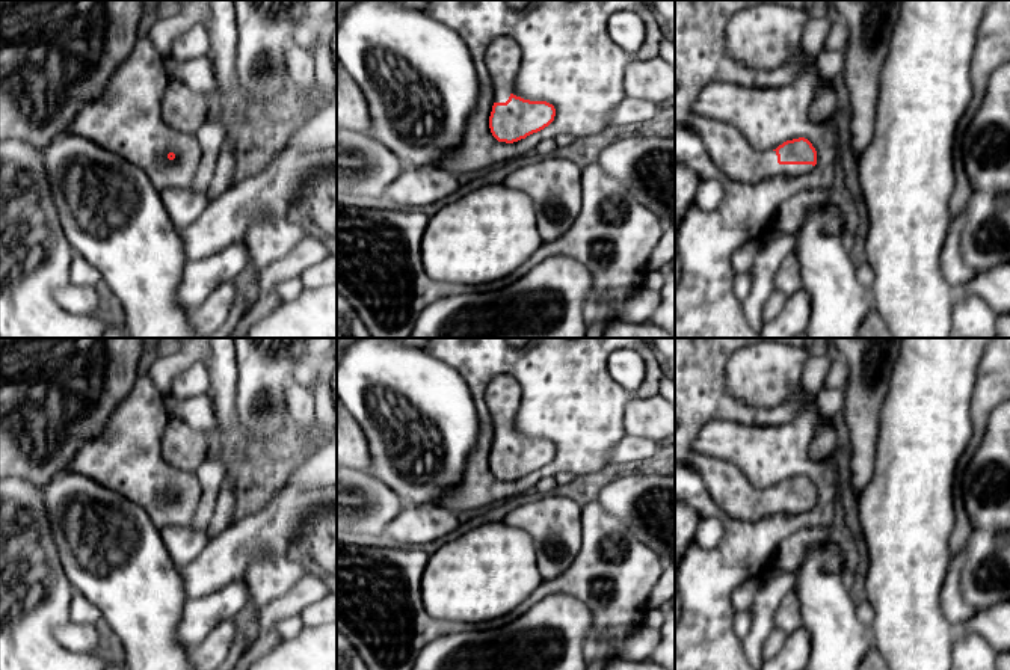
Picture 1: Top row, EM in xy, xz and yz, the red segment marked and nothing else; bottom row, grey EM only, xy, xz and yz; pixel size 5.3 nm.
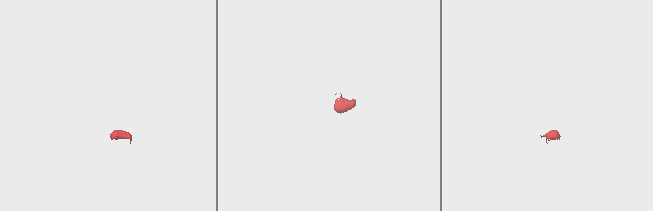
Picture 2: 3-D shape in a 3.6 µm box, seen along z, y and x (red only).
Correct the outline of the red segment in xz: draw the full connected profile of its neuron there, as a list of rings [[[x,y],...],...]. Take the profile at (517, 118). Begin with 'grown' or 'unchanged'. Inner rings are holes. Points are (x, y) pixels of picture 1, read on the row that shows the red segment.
grown; [[[500,36],[486,47],[485,65],[491,74],[495,98],[489,128],[498,142],[513,143],[548,127],[556,109],[547,101],[521,98],[513,85],[521,66],[521,47],[507,36]]]

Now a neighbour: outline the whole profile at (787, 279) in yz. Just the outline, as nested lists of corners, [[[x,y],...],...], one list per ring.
[[[793,250],[779,263],[774,275],[774,290],[782,291],[784,296],[788,297],[799,288],[802,288],[800,263]]]

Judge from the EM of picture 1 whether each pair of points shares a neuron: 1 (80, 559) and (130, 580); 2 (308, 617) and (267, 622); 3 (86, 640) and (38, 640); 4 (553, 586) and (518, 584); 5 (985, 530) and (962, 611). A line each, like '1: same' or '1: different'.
1: same
2: different
3: different
4: different
5: same

